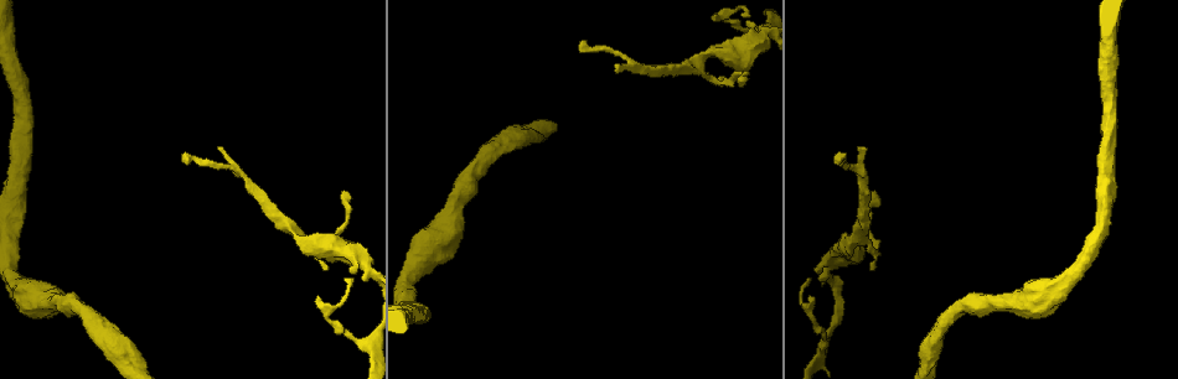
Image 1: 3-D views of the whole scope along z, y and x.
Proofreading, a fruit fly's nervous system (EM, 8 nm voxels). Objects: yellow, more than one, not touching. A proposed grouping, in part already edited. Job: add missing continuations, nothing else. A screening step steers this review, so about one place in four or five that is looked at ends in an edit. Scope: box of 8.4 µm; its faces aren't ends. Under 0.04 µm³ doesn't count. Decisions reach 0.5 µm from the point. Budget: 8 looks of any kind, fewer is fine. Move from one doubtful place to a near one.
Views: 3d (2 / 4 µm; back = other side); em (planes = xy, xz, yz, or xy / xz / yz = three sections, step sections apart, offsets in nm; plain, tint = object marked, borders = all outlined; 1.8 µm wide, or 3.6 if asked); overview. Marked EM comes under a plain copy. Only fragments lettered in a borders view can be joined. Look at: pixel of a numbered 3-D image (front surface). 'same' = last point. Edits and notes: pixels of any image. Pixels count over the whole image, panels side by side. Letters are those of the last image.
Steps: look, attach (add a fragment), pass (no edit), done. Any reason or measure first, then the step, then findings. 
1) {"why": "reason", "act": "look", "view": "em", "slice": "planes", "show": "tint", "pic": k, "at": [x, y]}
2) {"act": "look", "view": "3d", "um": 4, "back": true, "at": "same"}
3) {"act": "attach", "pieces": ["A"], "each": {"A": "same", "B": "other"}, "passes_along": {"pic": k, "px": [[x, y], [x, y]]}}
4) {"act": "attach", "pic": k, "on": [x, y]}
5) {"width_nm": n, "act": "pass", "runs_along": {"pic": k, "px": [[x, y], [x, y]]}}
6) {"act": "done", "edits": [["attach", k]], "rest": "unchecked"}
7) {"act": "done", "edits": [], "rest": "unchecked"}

{"why": "an open end", "act": "look", "view": "3d", "um": 2, "pic": 1, "at": [344, 192]}

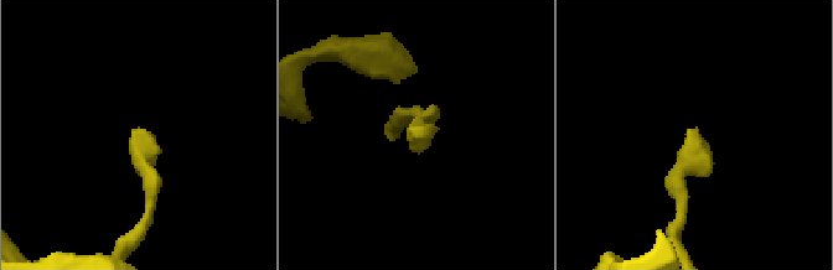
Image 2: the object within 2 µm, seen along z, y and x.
{"why": "now the EM", "act": "look", "view": "em", "slice": "planes", "show": "borders", "pic": 2, "at": [420, 131]}

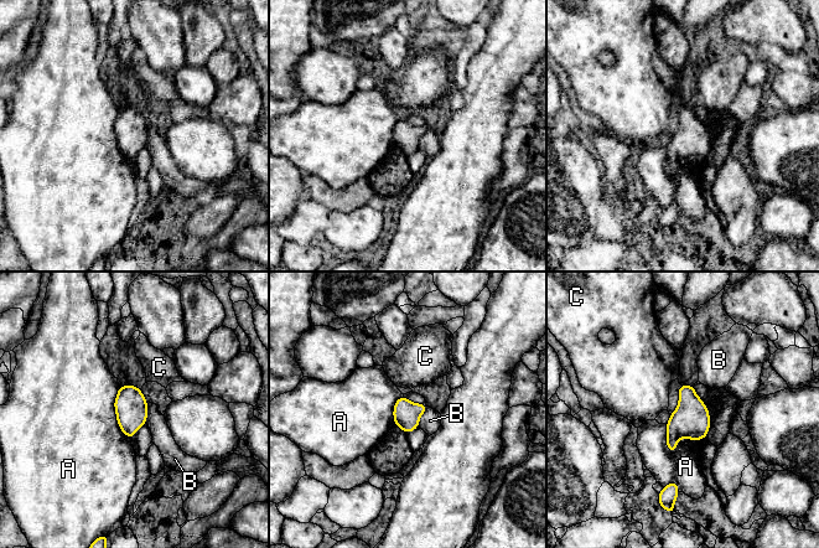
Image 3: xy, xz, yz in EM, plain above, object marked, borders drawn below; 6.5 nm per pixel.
{"width_nm": 170, "act": "pass", "each": {"A": "other", "B": "other", "C": "other"}, "border": {"pic": 3, "px": [[148, 402], [145, 422]]}, "found": "no lettered fragment goes on from it"}

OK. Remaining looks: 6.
{"act": "look", "view": "3d", "um": 4, "pic": 1, "at": [746, 20]}

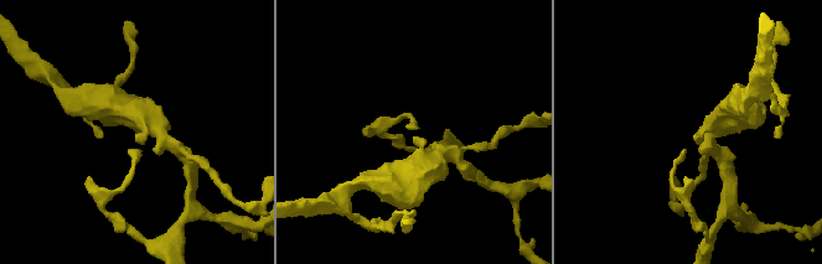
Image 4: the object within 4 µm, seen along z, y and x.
{"act": "look", "view": "em", "slice": "yz", "step": 4, "show": "tint", "pic": 4, "at": [417, 139]}

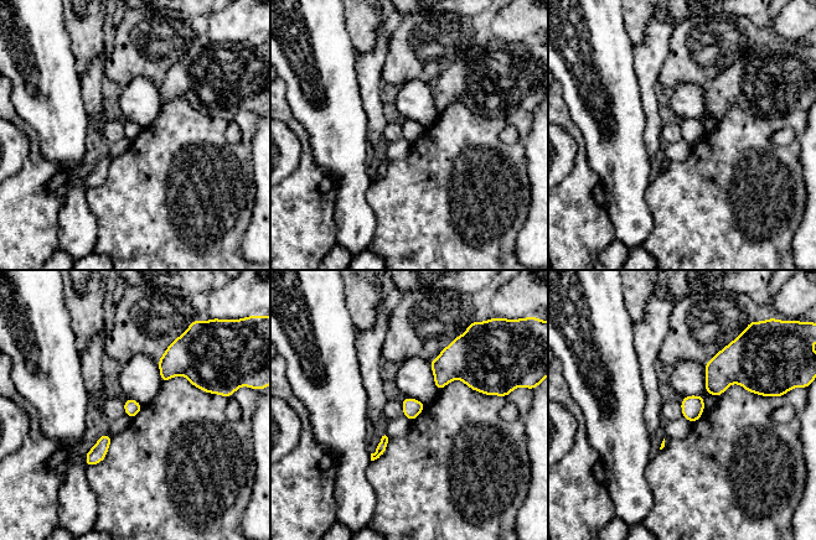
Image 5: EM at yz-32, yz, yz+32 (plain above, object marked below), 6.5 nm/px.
{"act": "look", "view": "em", "slice": "xy", "step": 16, "show": "borders", "at": "same"}

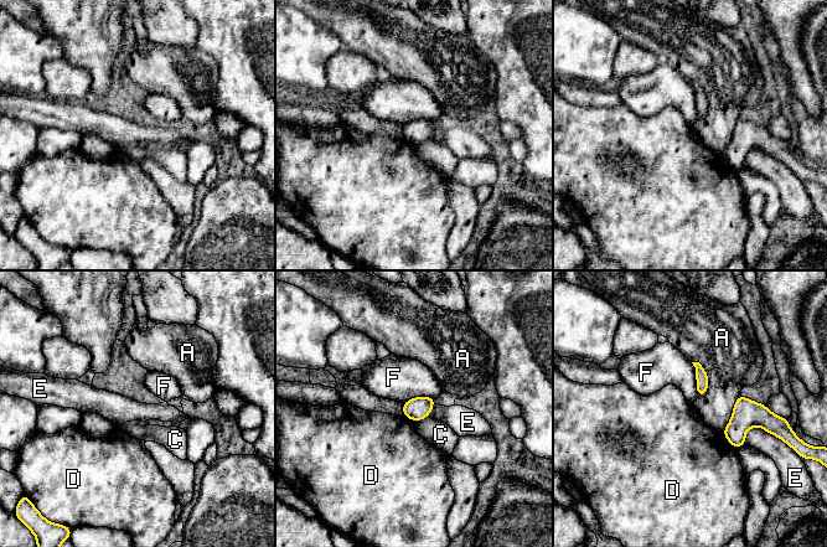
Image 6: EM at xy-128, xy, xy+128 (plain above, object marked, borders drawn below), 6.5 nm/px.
{"act": "pass", "each": {"A": "other", "C": "other", "D": "other", "E": "other", "F": "other"}, "found": "none of them fits"}

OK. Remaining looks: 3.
{"why": "an open end", "act": "look", "view": "3d", "um": 2, "pic": 1, "at": [616, 66]}

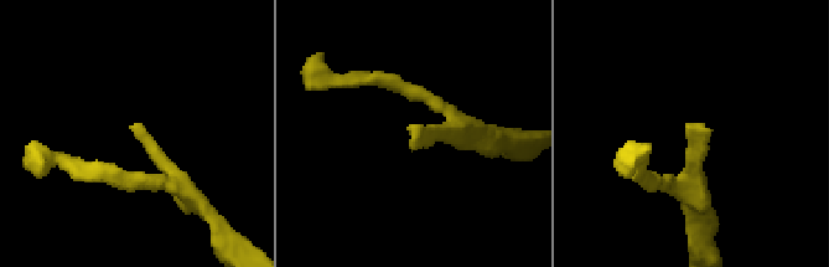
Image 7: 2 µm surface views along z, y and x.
{"why": "need the tissue", "act": "look", "view": "em", "slice": "planes", "show": "borders", "pic": 7, "at": [691, 128]}

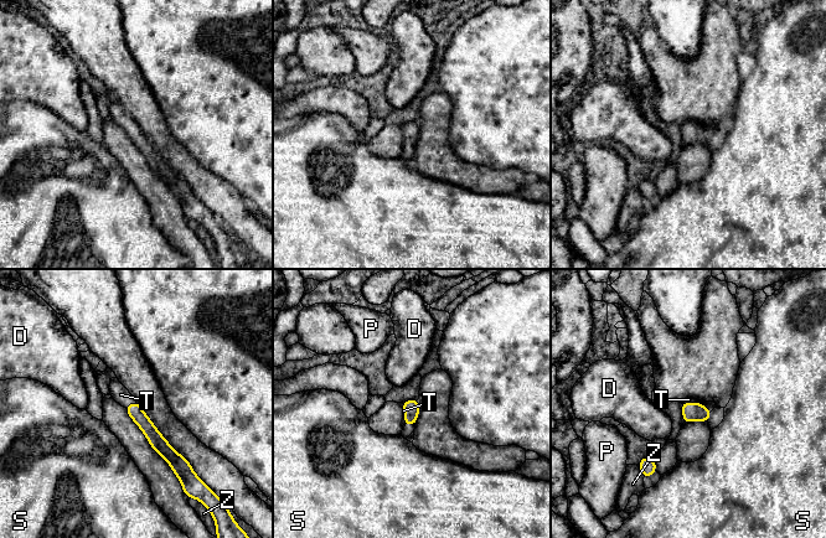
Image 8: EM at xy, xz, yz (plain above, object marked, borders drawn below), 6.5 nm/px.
{"act": "attach", "pieces": ["T"], "each": {"D": "other", "P": "other", "S": "other", "T": "same", "Z": "other"}, "found": "the neuron continues"}

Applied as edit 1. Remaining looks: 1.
{"act": "done", "edits": [["attach", 8]], "rest": "unchecked"}

